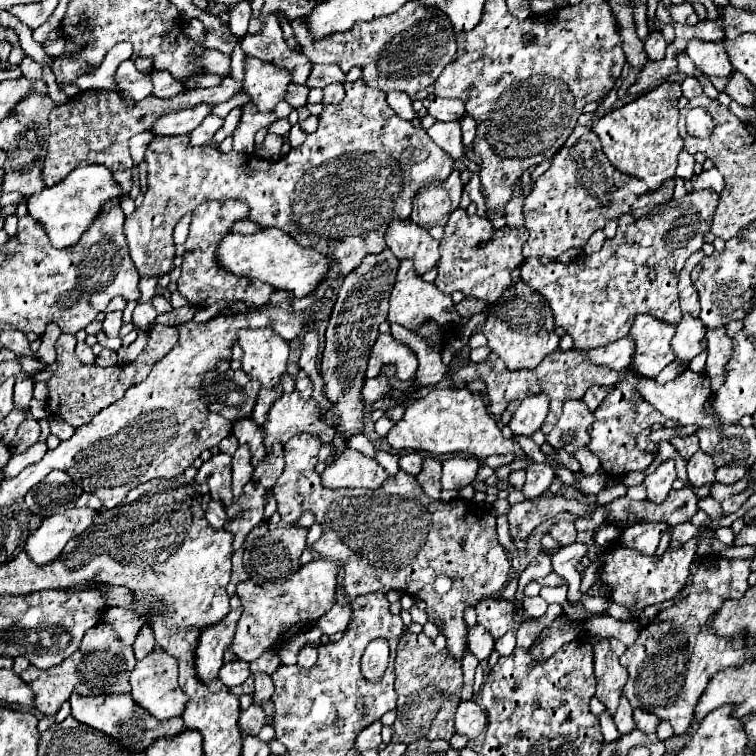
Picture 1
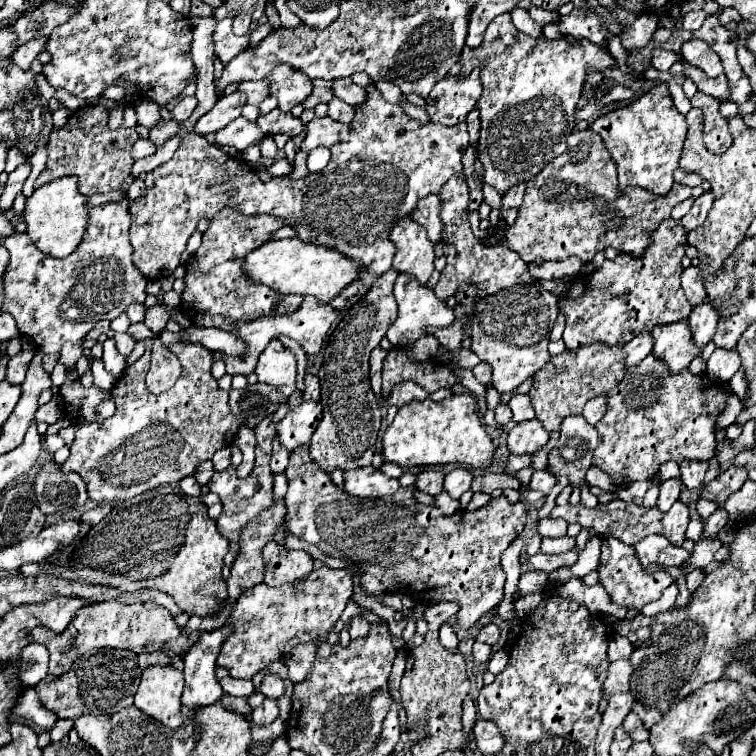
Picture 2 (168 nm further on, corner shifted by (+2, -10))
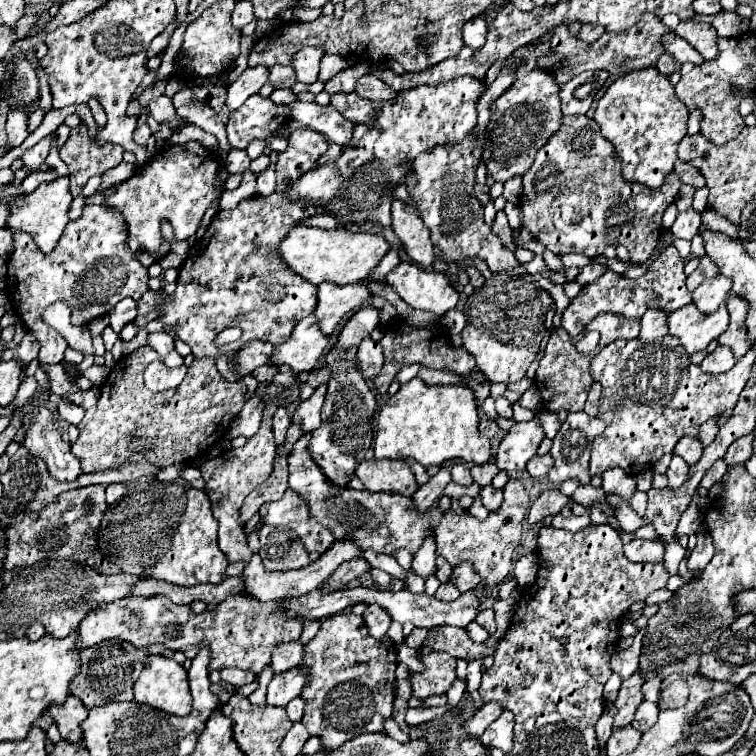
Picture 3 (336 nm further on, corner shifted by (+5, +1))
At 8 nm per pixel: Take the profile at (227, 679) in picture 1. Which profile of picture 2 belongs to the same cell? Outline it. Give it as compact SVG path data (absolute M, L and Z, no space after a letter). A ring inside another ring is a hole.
M224 677L220 681L224 693L234 695L234 697L250 697L254 693L254 685L252 681L242 681L242 679L232 679L232 677Z

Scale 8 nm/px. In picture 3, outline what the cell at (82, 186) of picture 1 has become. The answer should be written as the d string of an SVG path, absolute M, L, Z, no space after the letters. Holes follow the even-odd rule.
M59 176L59 180L53 180L51 184L41 184L33 194L19 196L13 202L7 226L31 234L33 240L35 240L35 244L37 244L37 248L41 252L49 254L53 250L53 246L57 244L57 240L59 240L65 224L69 222L71 200L73 200L73 196L69 192L69 176Z

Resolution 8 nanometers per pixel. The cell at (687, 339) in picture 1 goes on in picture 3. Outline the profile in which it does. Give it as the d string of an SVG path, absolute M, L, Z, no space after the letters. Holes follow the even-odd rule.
M717 276L713 280L705 280L695 292L693 292L693 304L699 312L709 314L719 308L719 304L725 300L725 294L731 290L731 280L725 276Z

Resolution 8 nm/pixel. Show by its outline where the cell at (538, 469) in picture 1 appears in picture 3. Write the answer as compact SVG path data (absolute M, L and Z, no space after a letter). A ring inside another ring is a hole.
M549 454L545 456L533 456L529 462L527 462L527 472L531 478L541 478L545 476L553 466L553 458Z

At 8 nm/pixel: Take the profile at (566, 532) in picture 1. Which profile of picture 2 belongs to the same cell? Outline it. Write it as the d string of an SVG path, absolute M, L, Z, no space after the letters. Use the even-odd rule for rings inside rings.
M544 517L538 521L538 533L542 537L560 537L566 533L566 521L564 519L550 519L550 517Z

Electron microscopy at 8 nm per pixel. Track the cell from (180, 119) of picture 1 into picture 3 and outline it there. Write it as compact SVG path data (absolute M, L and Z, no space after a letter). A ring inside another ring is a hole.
M247 68L233 84L227 86L227 100L225 106L229 110L237 110L249 96L257 94L261 90L261 86L267 82L269 70L267 68Z

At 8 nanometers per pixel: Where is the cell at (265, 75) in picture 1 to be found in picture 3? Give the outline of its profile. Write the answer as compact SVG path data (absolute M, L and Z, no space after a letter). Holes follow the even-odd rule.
M303 48L299 50L297 54L293 54L293 60L291 60L291 66L295 70L295 76L297 76L297 82L303 82L303 84L311 84L317 80L317 74L319 74L319 62L323 58L323 48Z

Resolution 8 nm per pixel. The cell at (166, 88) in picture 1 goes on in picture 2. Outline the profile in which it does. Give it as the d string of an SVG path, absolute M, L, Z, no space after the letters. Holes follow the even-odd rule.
M186 97L186 99L182 99L182 101L180 101L180 105L178 105L178 107L174 107L174 111L172 111L174 119L176 119L180 125L182 125L182 123L186 123L186 121L190 119L190 115L194 113L196 105L198 105L198 99L196 99L196 97Z

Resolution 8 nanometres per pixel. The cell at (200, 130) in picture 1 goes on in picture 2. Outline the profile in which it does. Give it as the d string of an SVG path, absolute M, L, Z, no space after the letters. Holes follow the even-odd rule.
M246 117L234 119L228 127L220 129L216 133L216 145L230 145L236 151L246 151L250 145L258 145L266 135L260 131L260 127Z

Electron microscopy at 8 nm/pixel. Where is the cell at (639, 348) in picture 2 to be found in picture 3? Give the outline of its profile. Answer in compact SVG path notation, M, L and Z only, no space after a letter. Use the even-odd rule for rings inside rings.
M647 310L641 318L641 332L637 338L651 342L665 334L667 334L667 314L661 310Z

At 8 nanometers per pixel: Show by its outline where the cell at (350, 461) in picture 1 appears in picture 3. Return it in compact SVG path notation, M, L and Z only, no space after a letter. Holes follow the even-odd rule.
M363 460L355 476L369 492L397 492L411 496L419 484L403 460Z

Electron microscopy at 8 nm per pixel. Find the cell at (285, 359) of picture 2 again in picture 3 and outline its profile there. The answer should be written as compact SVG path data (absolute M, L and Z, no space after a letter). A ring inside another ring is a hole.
M307 316L293 328L293 336L289 340L277 344L273 354L269 356L271 366L289 366L291 372L309 372L317 366L321 352L327 346L327 336L319 332L319 326L313 316Z

